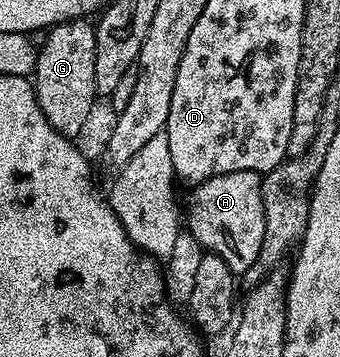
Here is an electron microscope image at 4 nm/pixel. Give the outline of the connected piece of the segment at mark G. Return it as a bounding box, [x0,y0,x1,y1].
[33,19,96,139]

